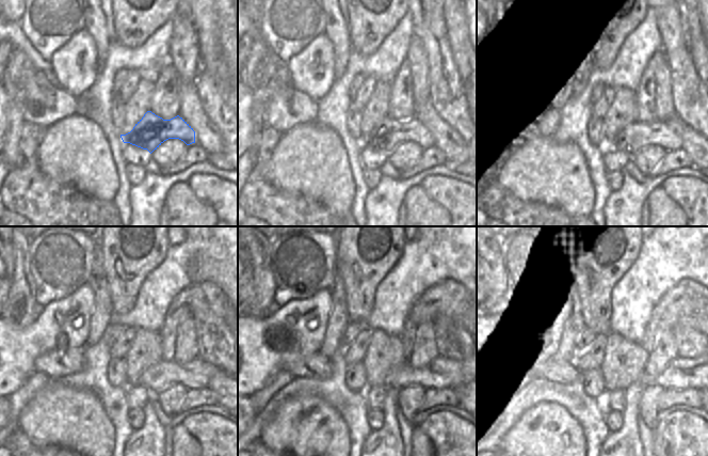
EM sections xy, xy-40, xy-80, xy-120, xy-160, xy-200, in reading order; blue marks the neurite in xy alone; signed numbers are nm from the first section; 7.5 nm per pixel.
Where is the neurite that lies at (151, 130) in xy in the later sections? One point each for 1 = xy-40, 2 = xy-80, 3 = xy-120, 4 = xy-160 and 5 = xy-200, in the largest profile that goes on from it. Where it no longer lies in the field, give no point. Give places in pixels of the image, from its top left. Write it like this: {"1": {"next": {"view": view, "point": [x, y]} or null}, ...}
{"1": {"next": {"view": "xy-40", "point": [392, 132]}}, "2": {"next": {"view": "xy-80", "point": [668, 135]}}, "3": {"next": {"view": "xy-120", "point": [196, 374]}}, "4": {"next": {"view": "xy-160", "point": [441, 373]}}, "5": {"next": {"view": "xy-200", "point": [681, 373]}}}

